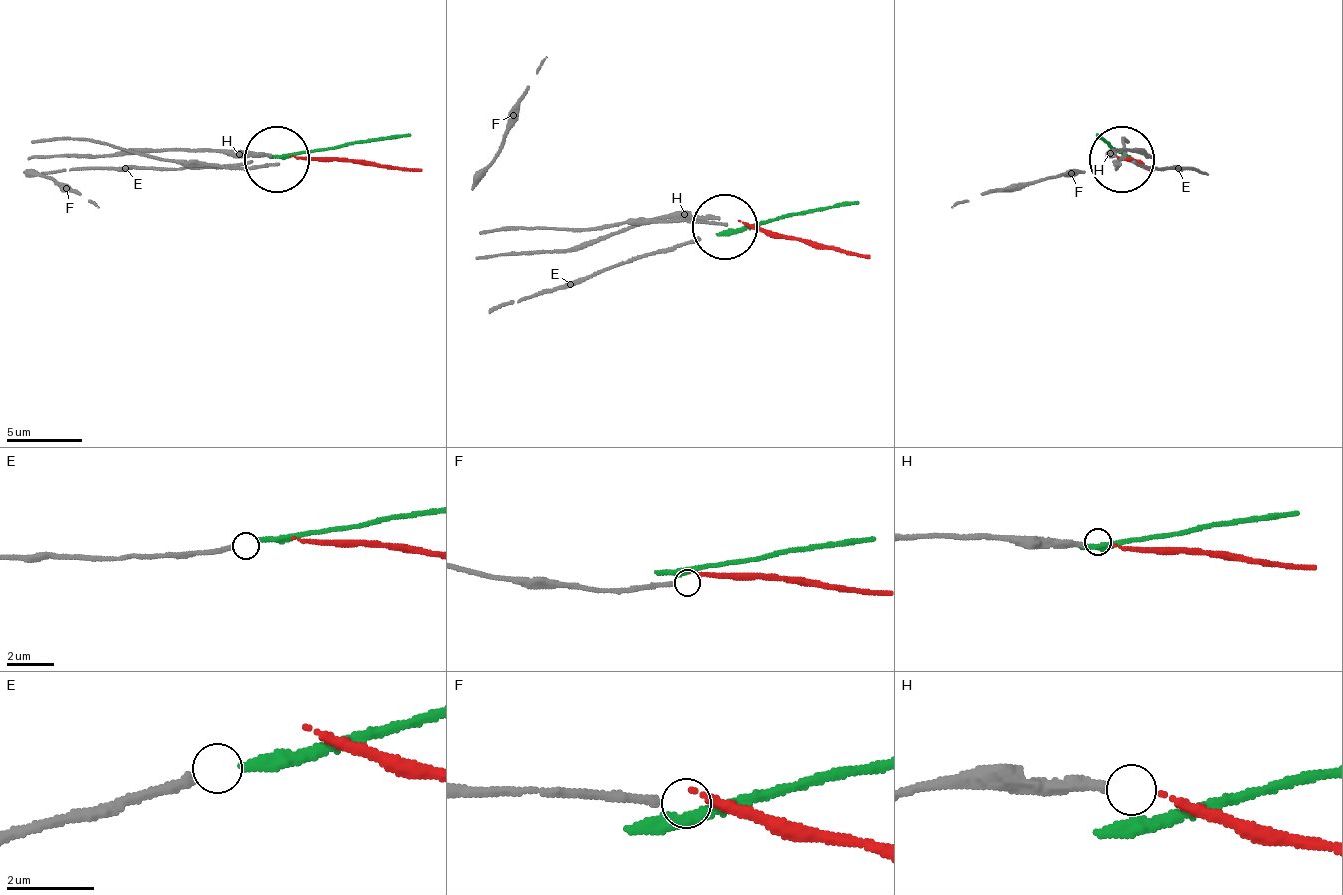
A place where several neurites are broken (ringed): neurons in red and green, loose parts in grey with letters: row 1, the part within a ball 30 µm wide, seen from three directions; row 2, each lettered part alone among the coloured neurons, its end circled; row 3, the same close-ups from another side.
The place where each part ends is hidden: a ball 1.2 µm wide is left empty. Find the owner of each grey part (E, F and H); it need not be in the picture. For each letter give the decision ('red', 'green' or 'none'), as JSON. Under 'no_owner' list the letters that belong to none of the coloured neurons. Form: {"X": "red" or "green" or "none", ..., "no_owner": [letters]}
{"E": "green", "F": "none", "H": "red", "no_owner": ["F"]}

